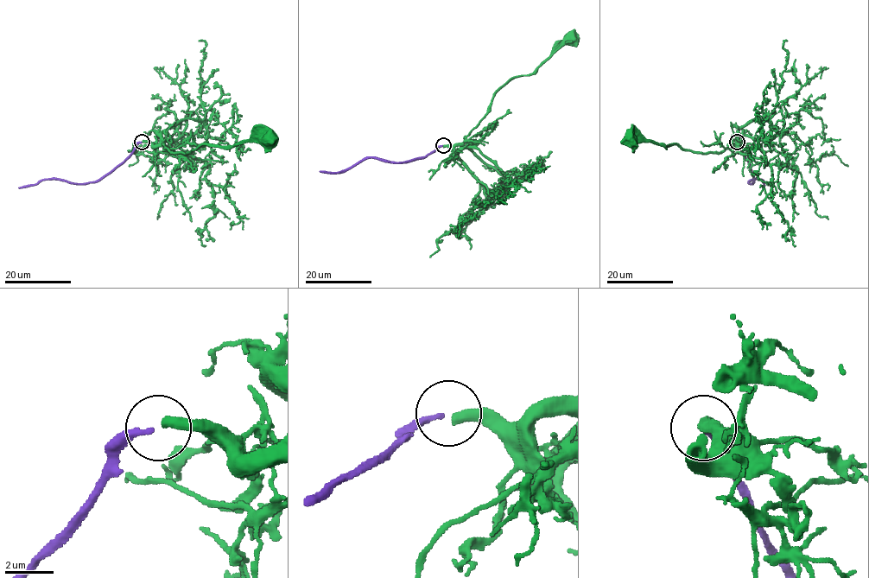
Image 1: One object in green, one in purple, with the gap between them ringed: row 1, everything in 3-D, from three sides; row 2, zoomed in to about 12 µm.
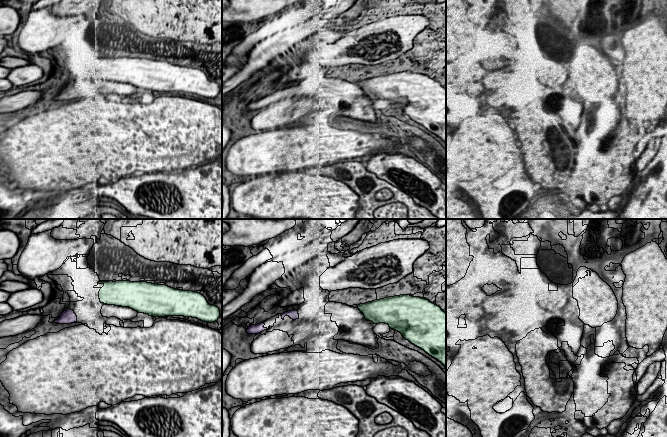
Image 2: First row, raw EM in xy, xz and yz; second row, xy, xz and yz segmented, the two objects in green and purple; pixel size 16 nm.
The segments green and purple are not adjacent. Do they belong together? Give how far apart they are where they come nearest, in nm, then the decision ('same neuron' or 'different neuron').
gap 460 nm; different neuron

